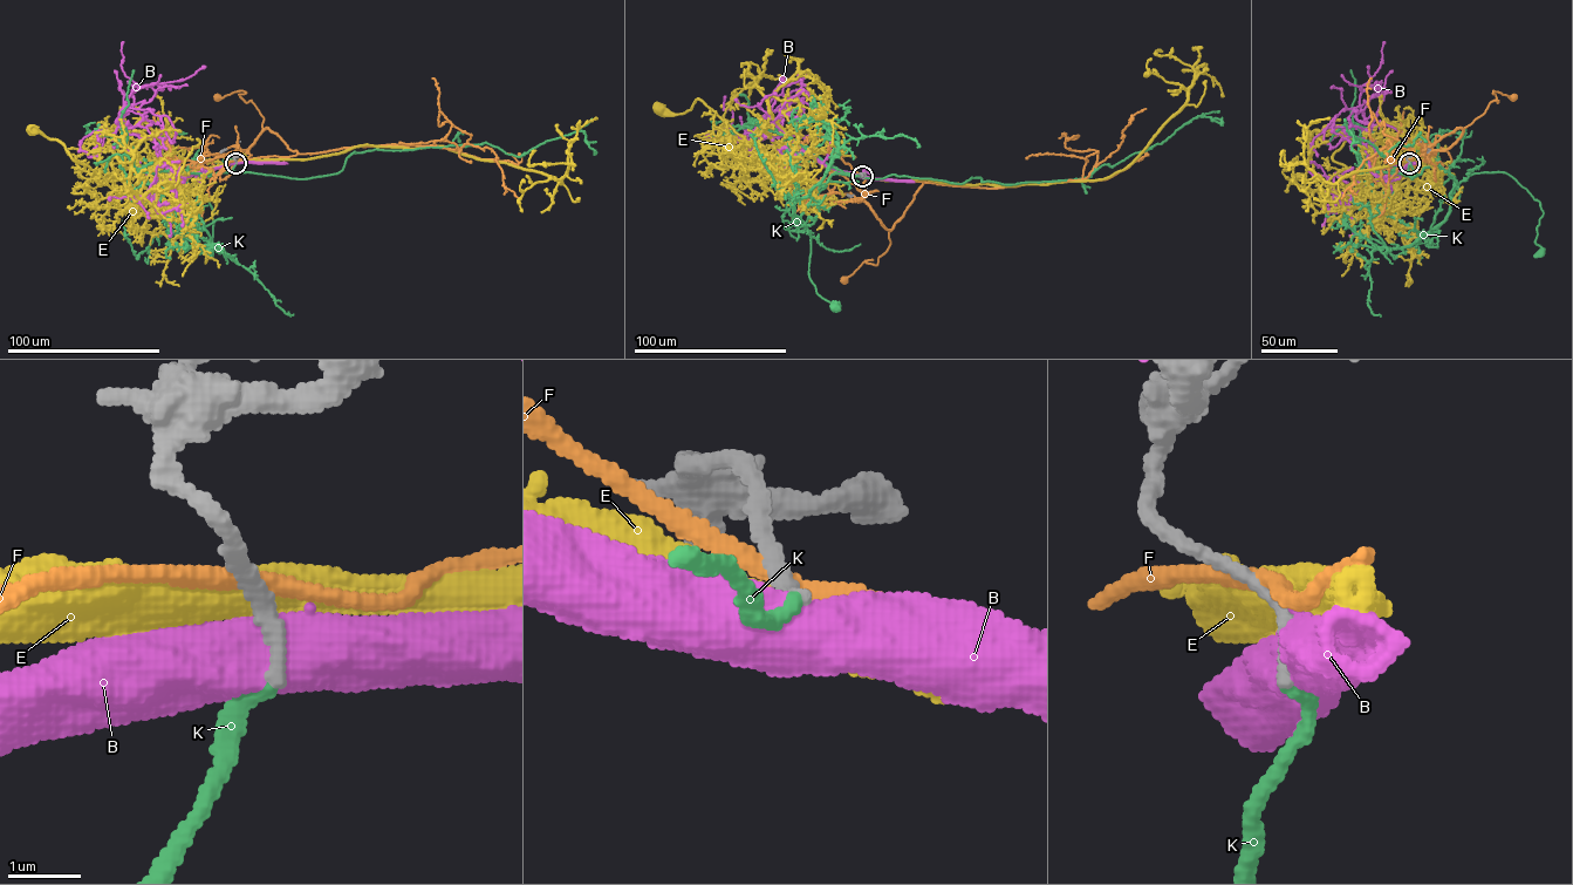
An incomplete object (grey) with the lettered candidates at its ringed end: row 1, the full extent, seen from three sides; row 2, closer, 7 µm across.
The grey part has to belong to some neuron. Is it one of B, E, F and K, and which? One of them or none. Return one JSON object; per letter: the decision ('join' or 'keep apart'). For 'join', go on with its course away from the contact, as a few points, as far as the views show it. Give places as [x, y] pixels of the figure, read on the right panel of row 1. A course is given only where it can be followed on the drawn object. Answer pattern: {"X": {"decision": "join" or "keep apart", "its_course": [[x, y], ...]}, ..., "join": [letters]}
{"B": {"decision": "keep apart"}, "E": {"decision": "keep apart"}, "F": {"decision": "keep apart"}, "K": {"decision": "join", "its_course": [[1409, 163], [1409, 176], [1437, 165], [1454, 189], [1475, 174], [1512, 177], [1539, 202], [1540, 253]]}, "join": ["K"]}

